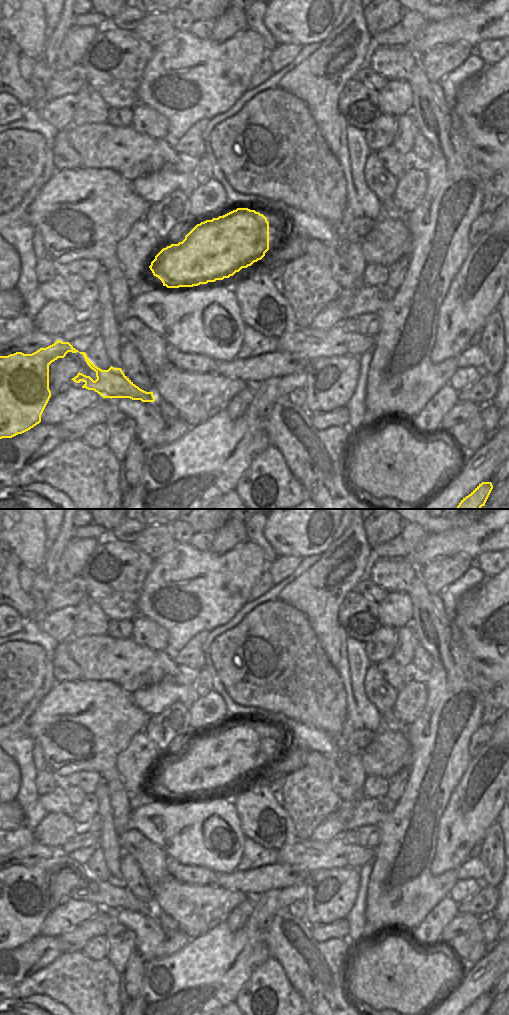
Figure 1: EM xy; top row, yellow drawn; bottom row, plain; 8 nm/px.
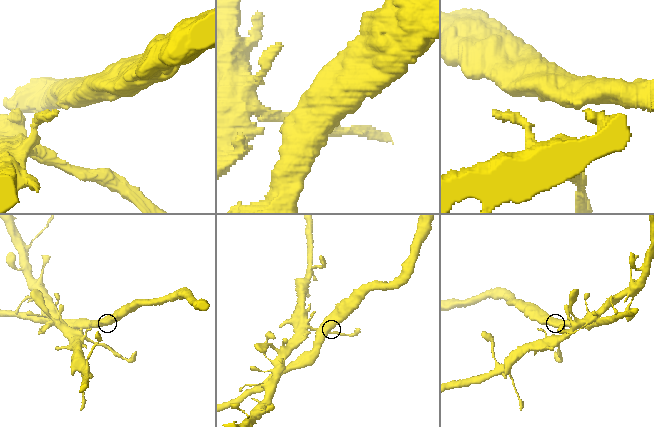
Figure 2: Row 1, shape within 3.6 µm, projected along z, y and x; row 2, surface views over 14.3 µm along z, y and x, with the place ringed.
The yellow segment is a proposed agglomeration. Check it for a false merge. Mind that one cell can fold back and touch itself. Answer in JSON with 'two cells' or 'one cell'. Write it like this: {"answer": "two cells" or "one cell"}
{"answer": "two cells"}

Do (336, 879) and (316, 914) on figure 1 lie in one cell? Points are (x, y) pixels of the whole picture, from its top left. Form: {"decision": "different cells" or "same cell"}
{"decision": "same cell"}

